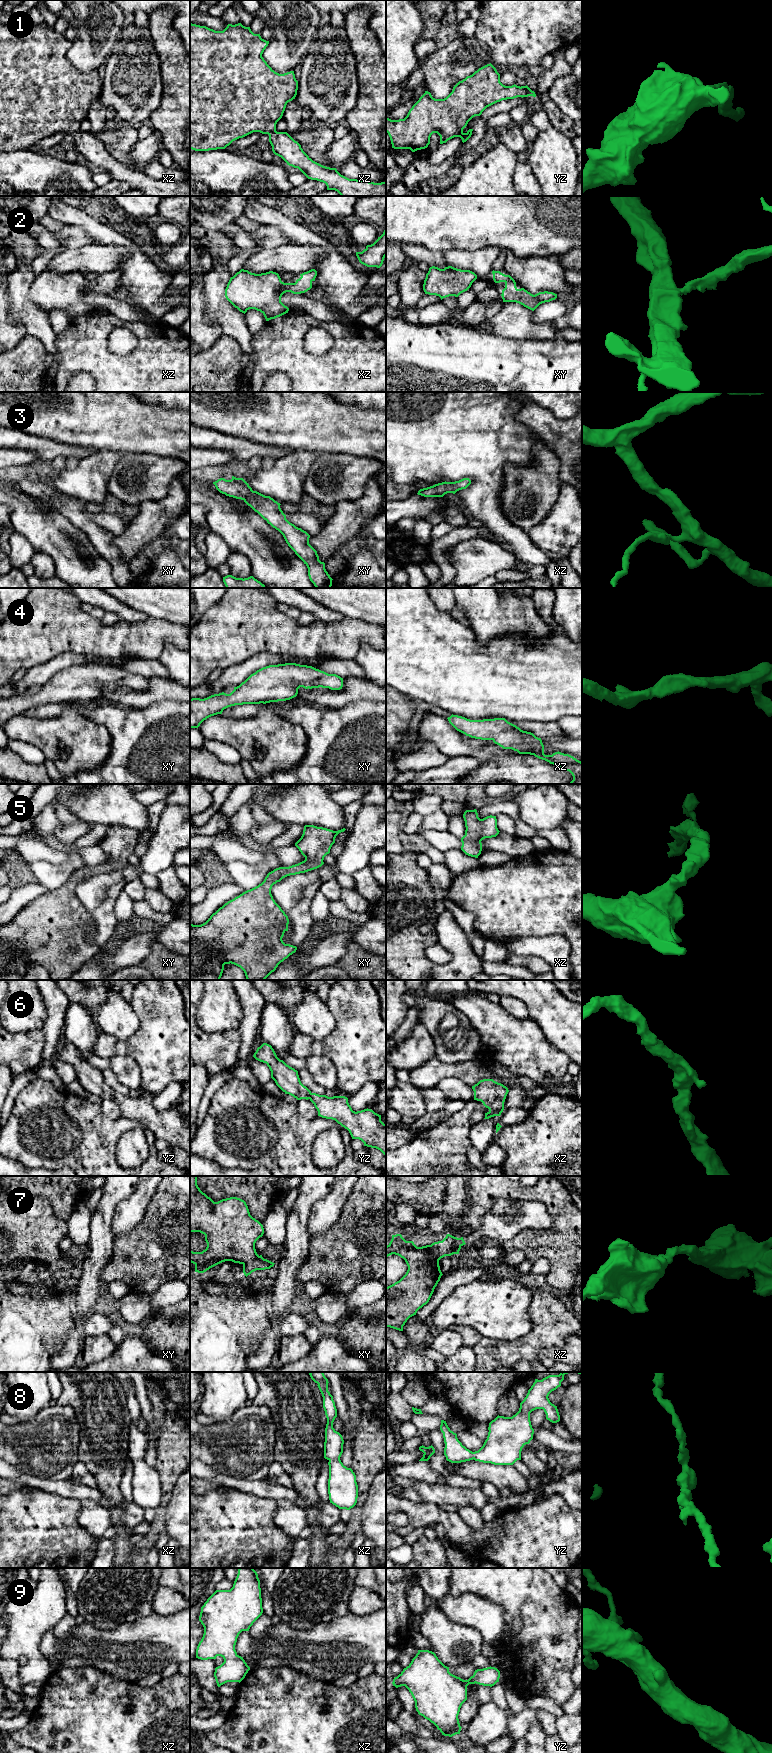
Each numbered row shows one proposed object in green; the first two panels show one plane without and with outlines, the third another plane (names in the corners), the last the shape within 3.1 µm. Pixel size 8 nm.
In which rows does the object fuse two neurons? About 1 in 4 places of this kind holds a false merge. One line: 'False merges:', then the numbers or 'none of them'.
False merges: none of them

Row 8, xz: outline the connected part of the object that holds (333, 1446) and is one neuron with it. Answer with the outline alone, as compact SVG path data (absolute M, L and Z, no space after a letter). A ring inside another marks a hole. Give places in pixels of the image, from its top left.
M310 1372L311 1379L317 1383L318 1388L323 1397L323 1408L327 1418L327 1424L325 1428L325 1442L324 1442L324 1458L327 1459L329 1465L329 1479L328 1479L328 1494L330 1503L338 1507L339 1509L350 1510L357 1503L358 1498L358 1485L356 1482L356 1475L351 1468L347 1468L343 1465L340 1457L343 1453L344 1440L342 1435L333 1428L333 1422L337 1417L337 1409L333 1396L328 1391L328 1379L323 1372Z

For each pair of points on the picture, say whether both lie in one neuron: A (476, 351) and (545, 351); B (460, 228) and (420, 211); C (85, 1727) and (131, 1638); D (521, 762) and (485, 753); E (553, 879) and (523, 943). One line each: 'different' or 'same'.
A: same
B: same
C: different
D: different
E: different

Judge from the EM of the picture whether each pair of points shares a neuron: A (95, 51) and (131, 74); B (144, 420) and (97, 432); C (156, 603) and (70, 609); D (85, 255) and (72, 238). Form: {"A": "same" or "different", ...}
{"A": "different", "B": "same", "C": "different", "D": "different"}

